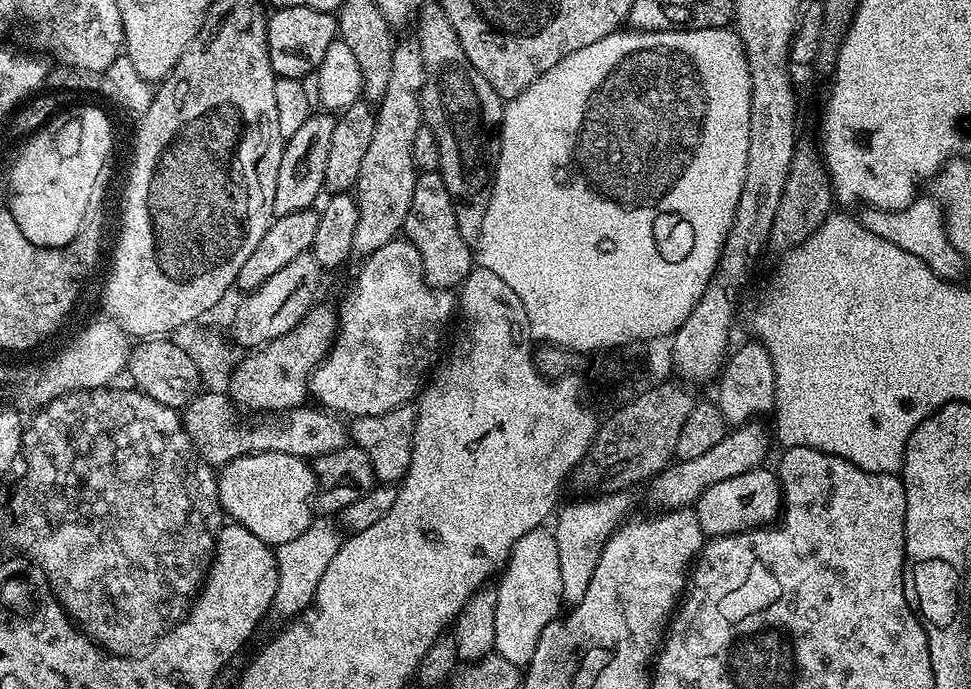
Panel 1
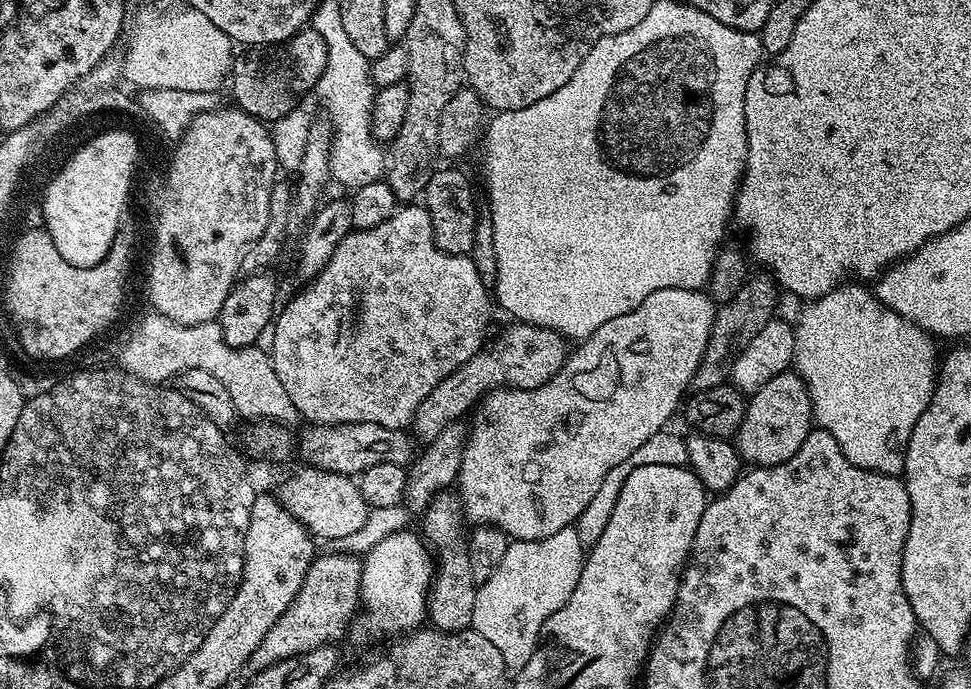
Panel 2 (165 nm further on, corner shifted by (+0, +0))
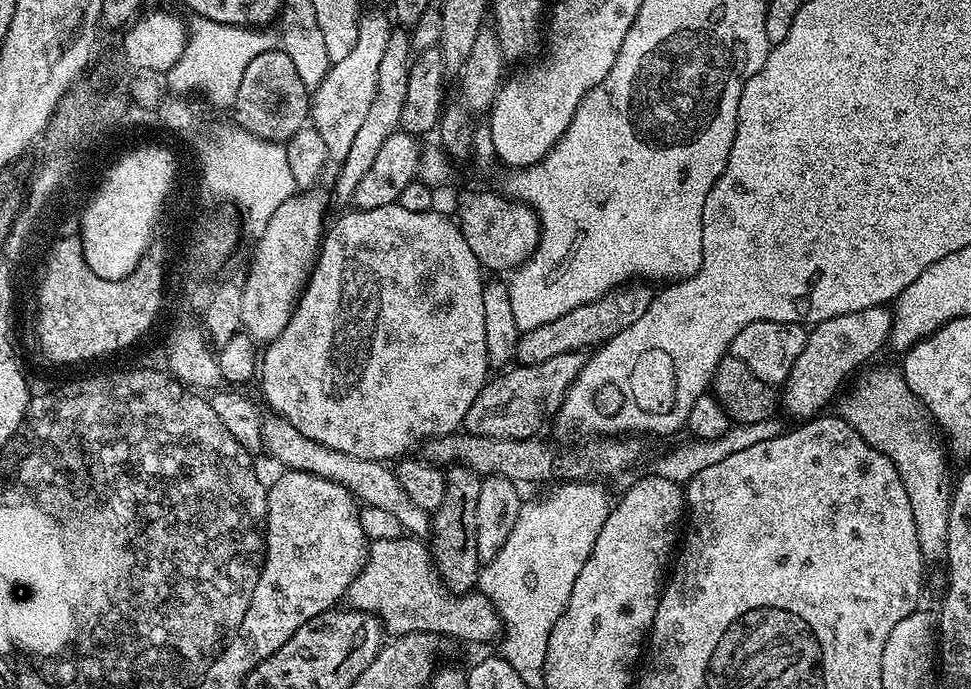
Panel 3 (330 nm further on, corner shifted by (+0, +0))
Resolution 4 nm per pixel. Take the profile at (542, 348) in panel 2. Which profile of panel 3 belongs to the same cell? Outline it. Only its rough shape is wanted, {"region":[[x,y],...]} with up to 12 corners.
{"region":[[622,284],[521,332],[520,364],[595,349],[642,318],[653,289]]}

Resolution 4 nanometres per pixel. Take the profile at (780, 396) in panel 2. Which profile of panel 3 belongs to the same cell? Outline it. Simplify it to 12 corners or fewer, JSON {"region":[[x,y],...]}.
{"region":[[884,306],[811,325],[783,411],[823,413],[892,332]]}

